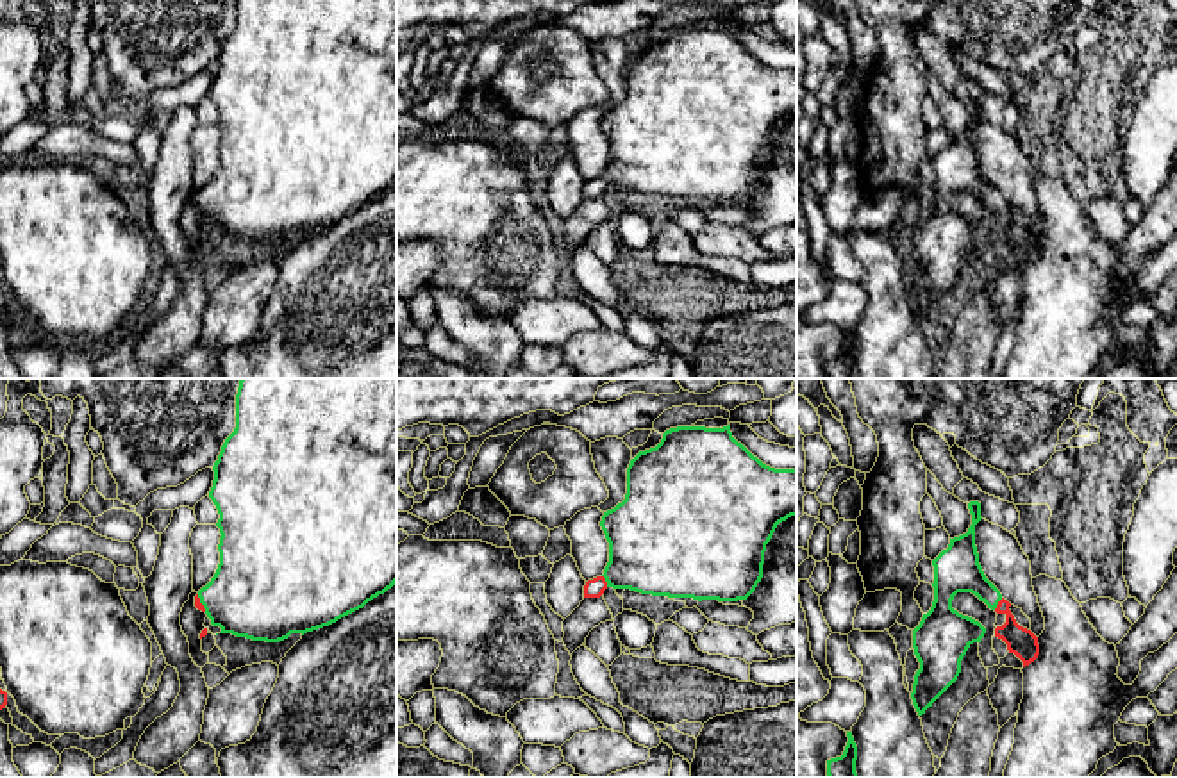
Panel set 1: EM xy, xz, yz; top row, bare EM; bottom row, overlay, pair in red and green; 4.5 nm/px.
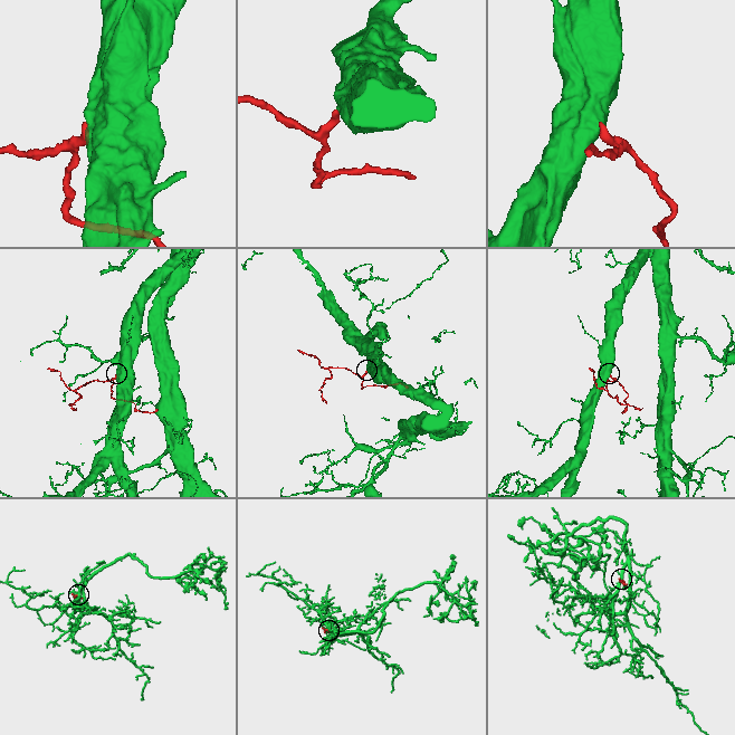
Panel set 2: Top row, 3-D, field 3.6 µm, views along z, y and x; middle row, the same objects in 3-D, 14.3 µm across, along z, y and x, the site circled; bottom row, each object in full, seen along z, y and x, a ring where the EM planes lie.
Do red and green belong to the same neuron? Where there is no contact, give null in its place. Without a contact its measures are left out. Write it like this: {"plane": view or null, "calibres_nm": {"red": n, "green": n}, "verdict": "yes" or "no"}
{"plane": "yz", "calibres_nm": {"red": 130, "green": 200}, "verdict": "yes"}

